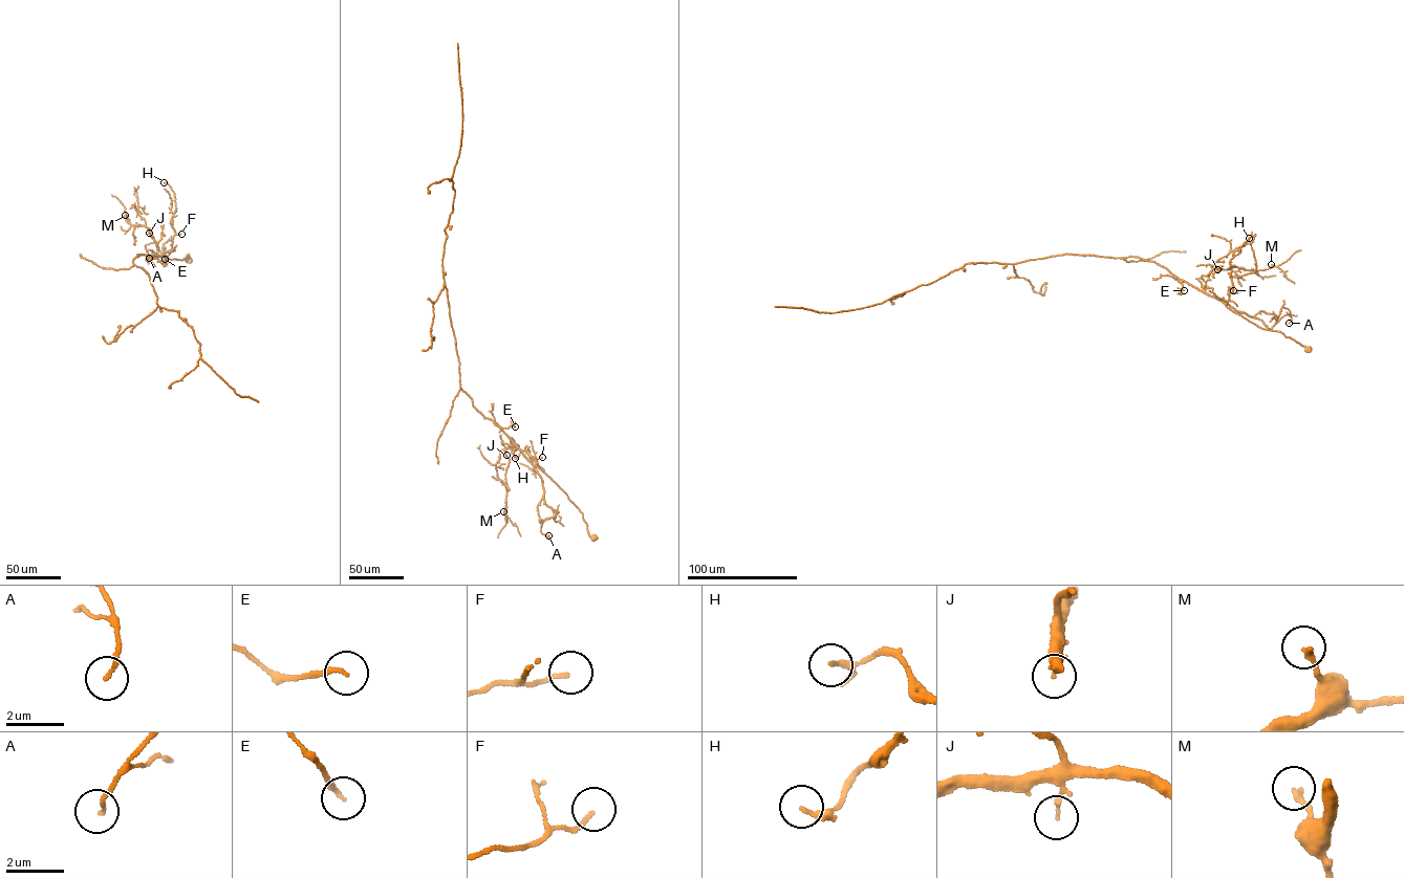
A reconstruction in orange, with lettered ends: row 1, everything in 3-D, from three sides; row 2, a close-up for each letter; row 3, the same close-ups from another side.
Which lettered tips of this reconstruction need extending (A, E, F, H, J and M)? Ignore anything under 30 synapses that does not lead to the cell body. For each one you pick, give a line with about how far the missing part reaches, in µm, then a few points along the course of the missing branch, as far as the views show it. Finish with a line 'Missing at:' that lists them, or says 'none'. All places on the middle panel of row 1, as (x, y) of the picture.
Missing at: none

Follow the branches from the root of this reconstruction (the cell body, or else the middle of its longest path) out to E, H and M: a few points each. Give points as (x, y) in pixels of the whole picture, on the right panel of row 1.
E: (1309, 349), (1279, 331), (1259, 327), (1218, 300), (1182, 281), (1179, 289), (1184, 290)
H: (1309, 349), (1279, 331), (1259, 327), (1225, 305), (1228, 289), (1233, 287), (1230, 261), (1249, 238)
M: (1309, 349), (1279, 331), (1259, 327), (1203, 290), (1213, 269), (1238, 267), (1256, 270), (1268, 268), (1271, 264)

